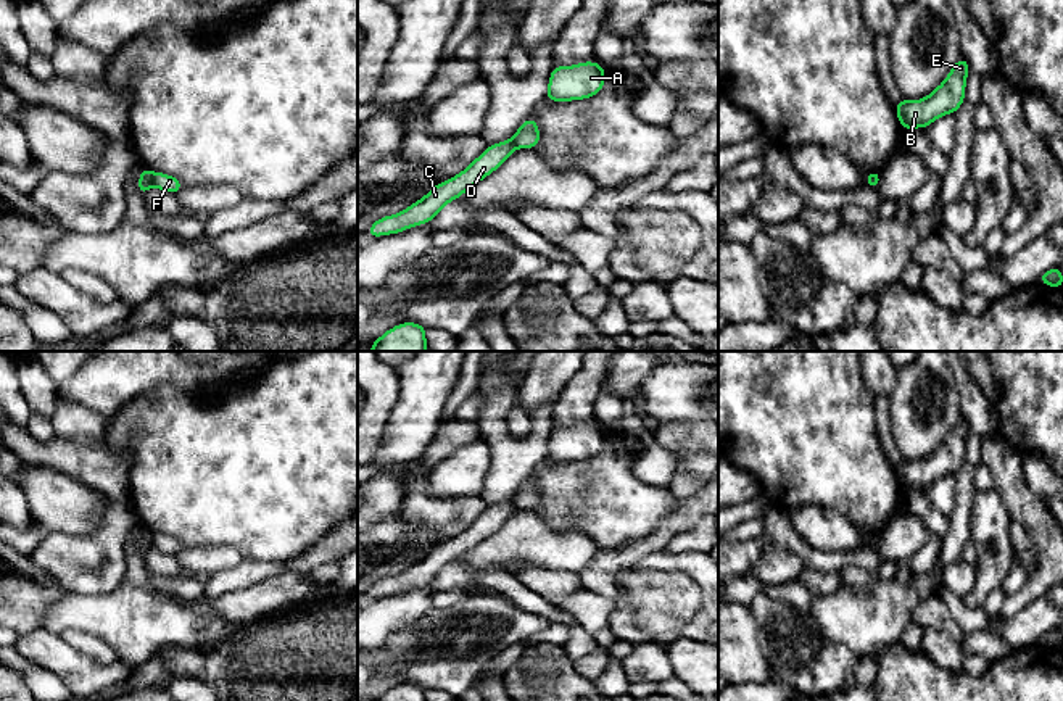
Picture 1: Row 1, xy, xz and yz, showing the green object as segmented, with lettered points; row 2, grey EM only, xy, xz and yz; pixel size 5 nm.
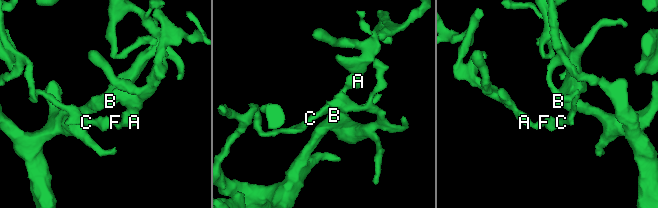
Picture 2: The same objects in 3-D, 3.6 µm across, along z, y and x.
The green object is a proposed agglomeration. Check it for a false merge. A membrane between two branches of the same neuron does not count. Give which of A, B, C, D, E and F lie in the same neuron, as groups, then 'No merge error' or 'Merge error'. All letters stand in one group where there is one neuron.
Groups: A F / B C D E. Merge error

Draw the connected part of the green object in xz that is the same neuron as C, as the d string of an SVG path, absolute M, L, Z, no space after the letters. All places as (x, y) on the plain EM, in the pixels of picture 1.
M512 501L488 506L486 511L474 521L467 530L453 540L435 546L424 559L412 564L404 572L380 579L367 590L366 595L375 599L388 595L399 595L412 587L430 583L446 564L459 559L477 543L496 532L514 511L515 506Z

